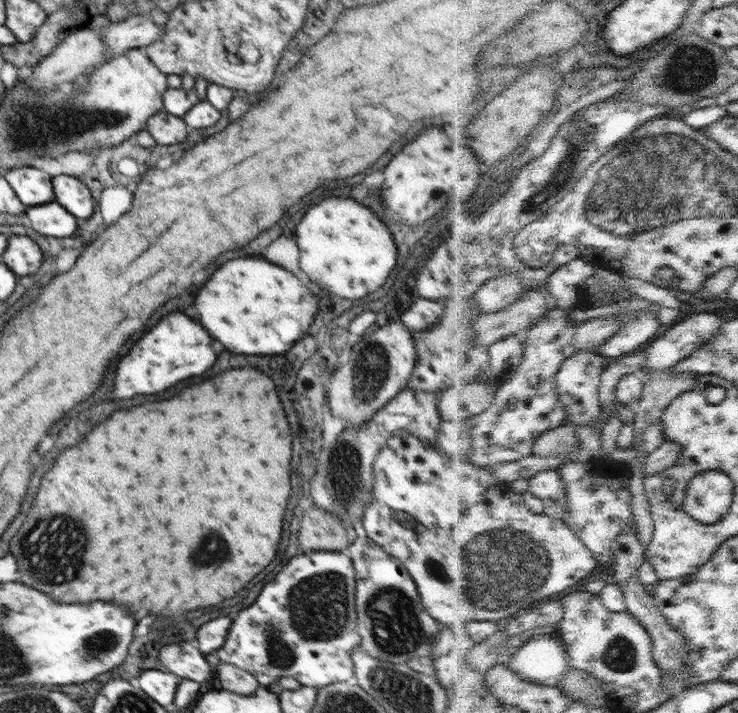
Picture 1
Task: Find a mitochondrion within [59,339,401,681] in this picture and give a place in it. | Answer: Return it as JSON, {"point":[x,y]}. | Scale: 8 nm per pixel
{"point":[318,604]}

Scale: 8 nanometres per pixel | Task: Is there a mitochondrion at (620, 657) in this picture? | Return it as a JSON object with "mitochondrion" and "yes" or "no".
{"mitochondrion":"yes"}

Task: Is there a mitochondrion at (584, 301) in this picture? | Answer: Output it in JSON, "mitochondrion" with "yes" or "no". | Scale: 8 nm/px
{"mitochondrion":"no"}

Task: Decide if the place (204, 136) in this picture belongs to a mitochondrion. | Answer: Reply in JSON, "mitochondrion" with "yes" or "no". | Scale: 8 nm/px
{"mitochondrion":"no"}

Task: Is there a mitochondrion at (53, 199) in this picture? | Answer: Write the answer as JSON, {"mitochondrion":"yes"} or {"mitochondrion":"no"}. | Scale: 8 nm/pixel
{"mitochondrion":"no"}

